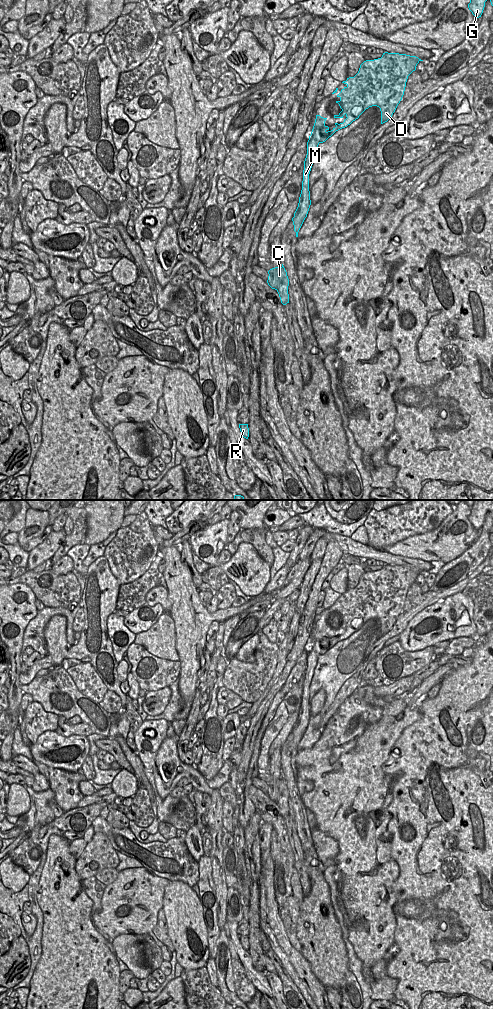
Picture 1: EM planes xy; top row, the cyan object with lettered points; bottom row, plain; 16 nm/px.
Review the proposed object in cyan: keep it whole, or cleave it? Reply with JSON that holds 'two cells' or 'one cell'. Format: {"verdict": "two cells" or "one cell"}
{"verdict": "two cells"}

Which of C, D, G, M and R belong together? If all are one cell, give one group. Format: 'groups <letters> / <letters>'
groups C M R / D G

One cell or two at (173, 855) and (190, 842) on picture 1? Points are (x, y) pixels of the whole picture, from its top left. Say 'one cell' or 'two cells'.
two cells

